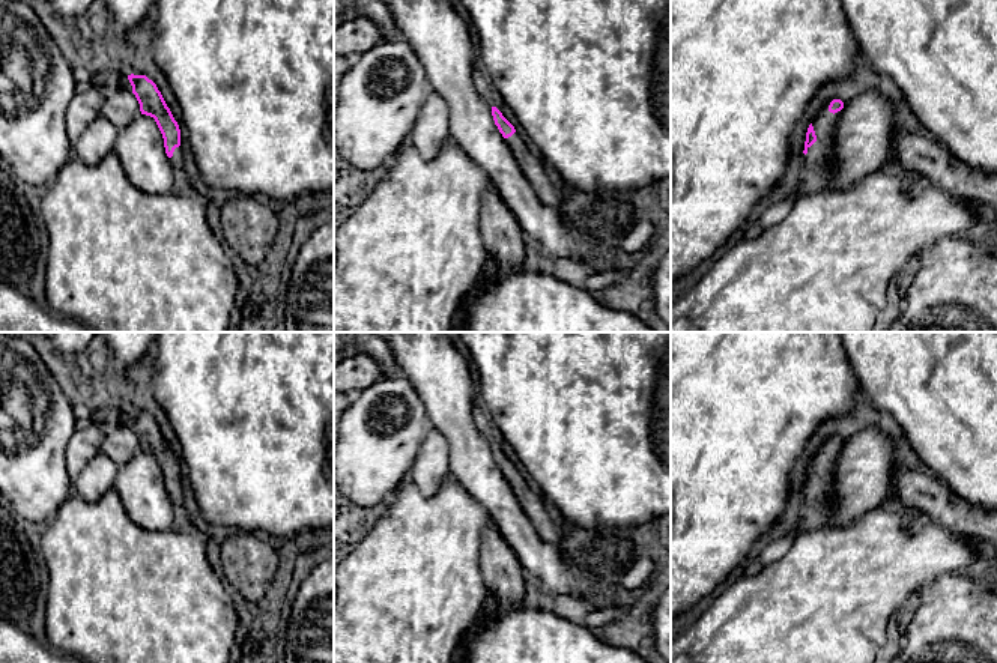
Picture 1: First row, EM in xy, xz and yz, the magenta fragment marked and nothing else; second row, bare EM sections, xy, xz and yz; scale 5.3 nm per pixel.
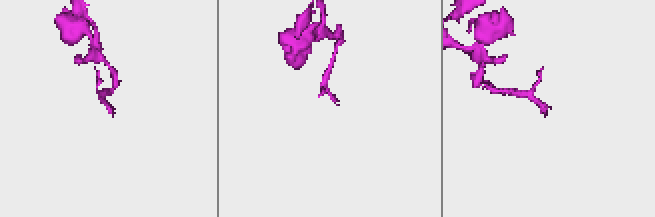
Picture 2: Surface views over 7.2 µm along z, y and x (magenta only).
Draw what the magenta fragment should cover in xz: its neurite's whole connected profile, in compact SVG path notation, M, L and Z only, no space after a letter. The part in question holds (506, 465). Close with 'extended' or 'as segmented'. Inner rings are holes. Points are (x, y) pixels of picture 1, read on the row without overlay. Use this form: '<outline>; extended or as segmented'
M492 444L492 453L499 469L508 480L513 493L522 505L523 511L532 525L538 529L538 537L555 546L561 543L562 531L556 528L550 520L544 505L544 498L531 489L523 475L516 469L514 463L502 453L496 444Z; extended

